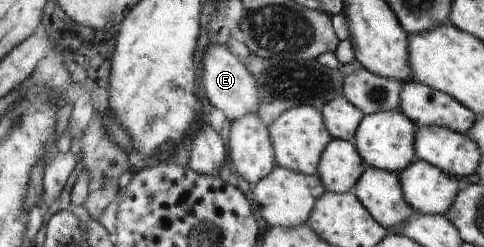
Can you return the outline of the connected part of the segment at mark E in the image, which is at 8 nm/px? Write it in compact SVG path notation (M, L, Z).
M226 43L223 45L211 45L205 51L202 82L205 85L203 87L205 89L205 95L211 101L211 105L217 109L221 109L226 117L234 122L242 117L257 113L260 93L257 89L256 79L251 73L247 77L247 69L245 69L244 63L241 63L237 59L237 55L233 57L227 51L228 47Z

